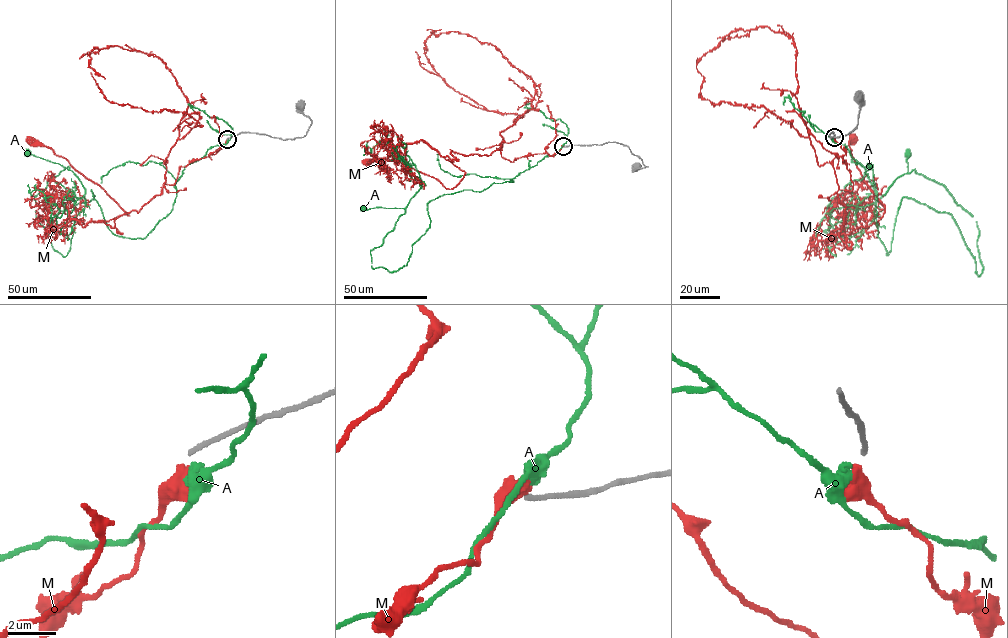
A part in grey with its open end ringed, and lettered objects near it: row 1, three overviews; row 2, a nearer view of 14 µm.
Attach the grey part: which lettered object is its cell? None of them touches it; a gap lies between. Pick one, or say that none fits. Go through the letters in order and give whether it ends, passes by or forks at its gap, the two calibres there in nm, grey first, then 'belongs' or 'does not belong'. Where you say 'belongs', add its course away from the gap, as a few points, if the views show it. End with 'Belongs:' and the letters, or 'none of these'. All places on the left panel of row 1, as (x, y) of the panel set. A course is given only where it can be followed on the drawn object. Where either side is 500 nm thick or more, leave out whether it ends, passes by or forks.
A: 200 nm thick on the grey side, 500 nm on the other; does not belong
M: 200 nm thick on the grey side, 500 nm on the other; does not belong
Belongs: none of these

